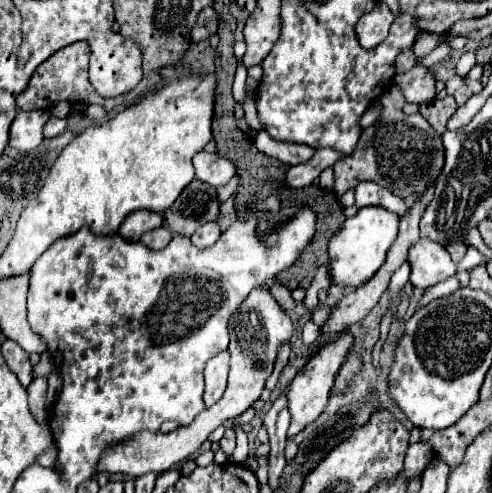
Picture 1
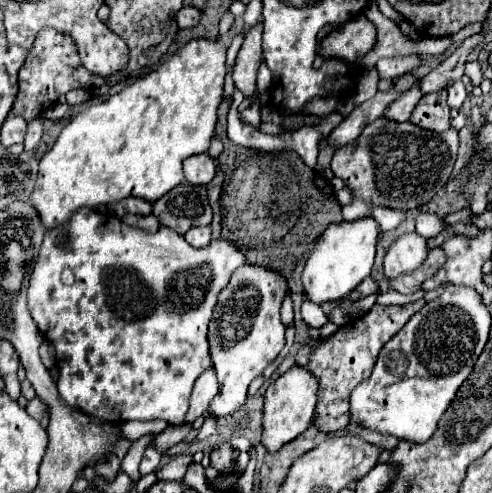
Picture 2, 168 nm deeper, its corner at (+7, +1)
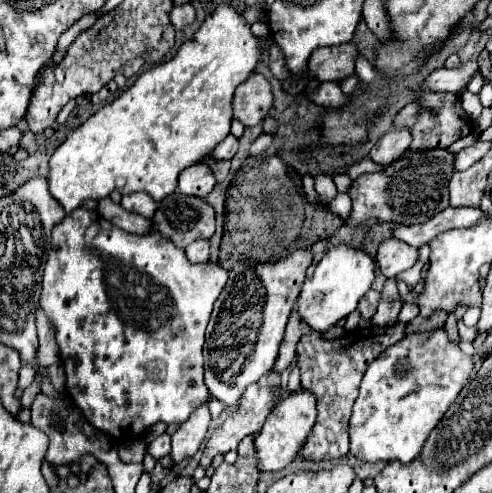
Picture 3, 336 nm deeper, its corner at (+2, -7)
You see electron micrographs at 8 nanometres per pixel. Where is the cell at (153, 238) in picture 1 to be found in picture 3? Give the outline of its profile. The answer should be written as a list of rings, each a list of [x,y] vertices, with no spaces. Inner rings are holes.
[[[105,198],[105,200],[99,202],[99,214],[105,220],[109,220],[111,224],[115,224],[117,228],[133,232],[133,234],[149,234],[151,228],[153,228],[151,220],[123,210],[119,204],[113,204],[109,198]]]

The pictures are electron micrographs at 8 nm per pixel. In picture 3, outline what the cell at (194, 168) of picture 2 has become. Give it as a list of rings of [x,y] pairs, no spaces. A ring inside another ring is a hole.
[[[197,162],[179,174],[179,190],[187,196],[205,198],[215,186],[215,176],[209,166]]]

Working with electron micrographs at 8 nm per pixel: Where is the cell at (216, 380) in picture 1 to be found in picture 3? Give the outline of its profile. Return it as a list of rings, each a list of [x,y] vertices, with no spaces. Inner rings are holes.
[[[207,400],[173,434],[173,438],[171,438],[171,446],[173,446],[171,458],[173,458],[175,464],[181,462],[183,458],[193,456],[199,450],[199,446],[201,446],[201,442],[203,442],[203,438],[209,430],[209,424],[211,424],[211,416],[209,416],[209,400]]]

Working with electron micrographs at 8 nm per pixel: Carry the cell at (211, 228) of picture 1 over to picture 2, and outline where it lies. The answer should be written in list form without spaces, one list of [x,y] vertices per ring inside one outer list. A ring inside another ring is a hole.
[[[204,226],[204,228],[190,228],[186,234],[184,234],[184,240],[194,246],[194,248],[204,248],[210,244],[210,226]]]

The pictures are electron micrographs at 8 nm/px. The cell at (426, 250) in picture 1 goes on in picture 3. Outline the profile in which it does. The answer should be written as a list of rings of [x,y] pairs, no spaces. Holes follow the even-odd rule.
[[[389,238],[379,244],[377,264],[387,278],[397,278],[401,272],[415,266],[417,260],[419,260],[419,250],[413,248],[411,244],[405,244],[403,240]]]

